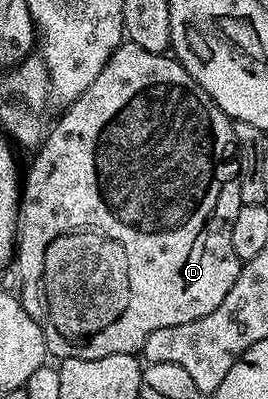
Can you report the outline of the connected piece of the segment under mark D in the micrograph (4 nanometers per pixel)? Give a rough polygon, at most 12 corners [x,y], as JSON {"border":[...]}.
{"border":[[123,41],[20,190],[55,359],[137,355],[243,263],[234,122]]}

